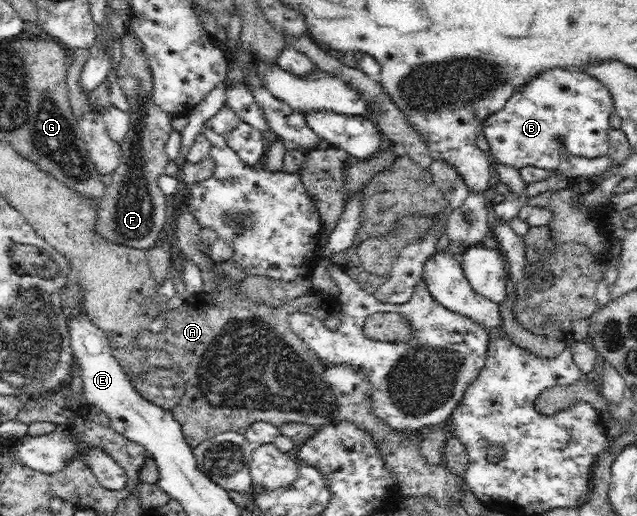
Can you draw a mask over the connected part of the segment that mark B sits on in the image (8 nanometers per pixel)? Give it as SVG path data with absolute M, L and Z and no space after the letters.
M575 68L541 71L518 88L503 110L484 122L484 135L494 160L517 167L558 170L562 148L572 155L593 158L608 154L609 118L615 110L611 92L595 77Z

